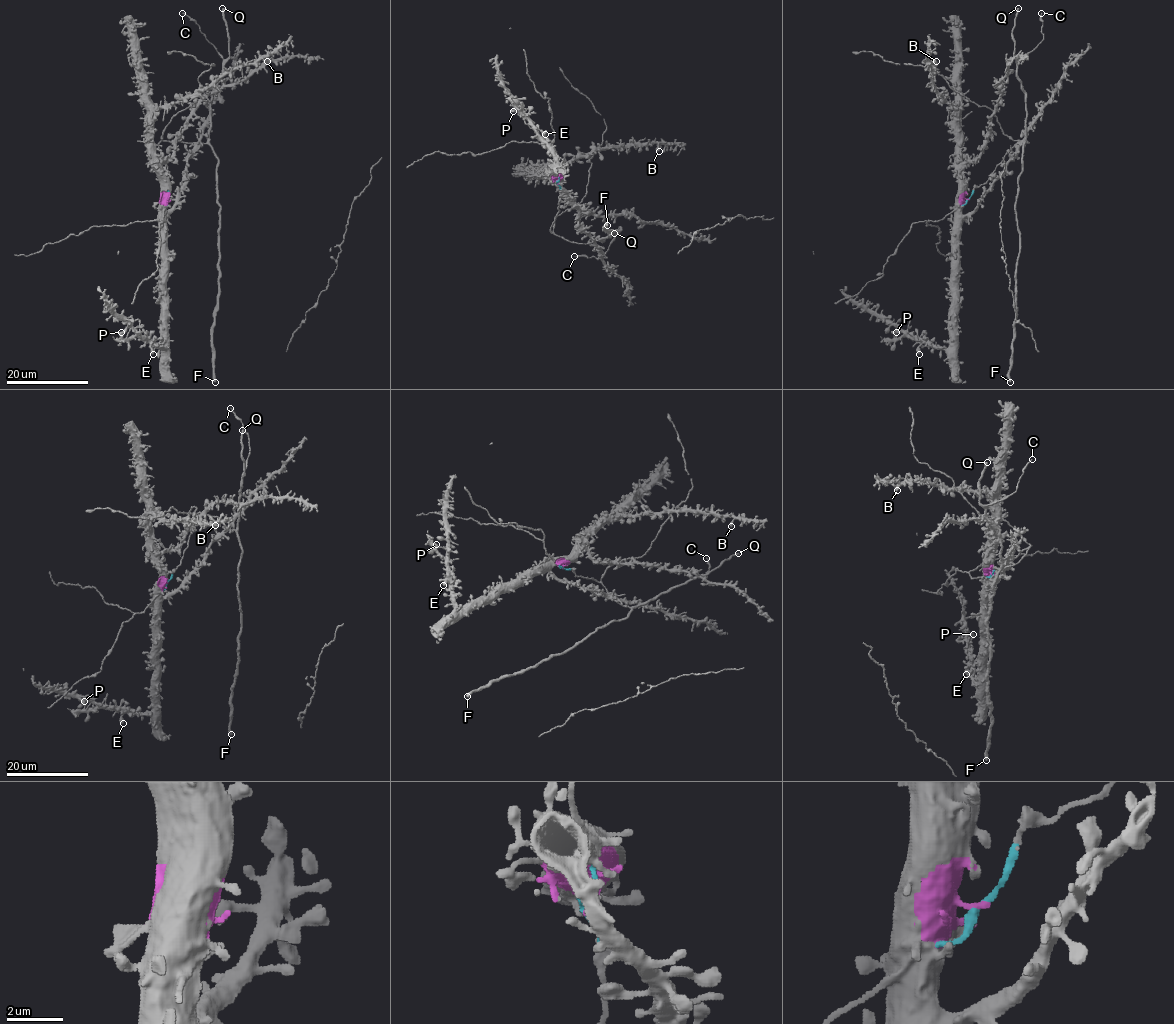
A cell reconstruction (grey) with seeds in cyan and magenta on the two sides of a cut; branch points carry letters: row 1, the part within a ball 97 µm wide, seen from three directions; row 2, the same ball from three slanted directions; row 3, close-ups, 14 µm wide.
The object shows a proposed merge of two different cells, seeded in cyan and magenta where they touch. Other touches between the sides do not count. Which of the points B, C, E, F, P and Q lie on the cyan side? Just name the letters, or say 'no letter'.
C, F, Q

